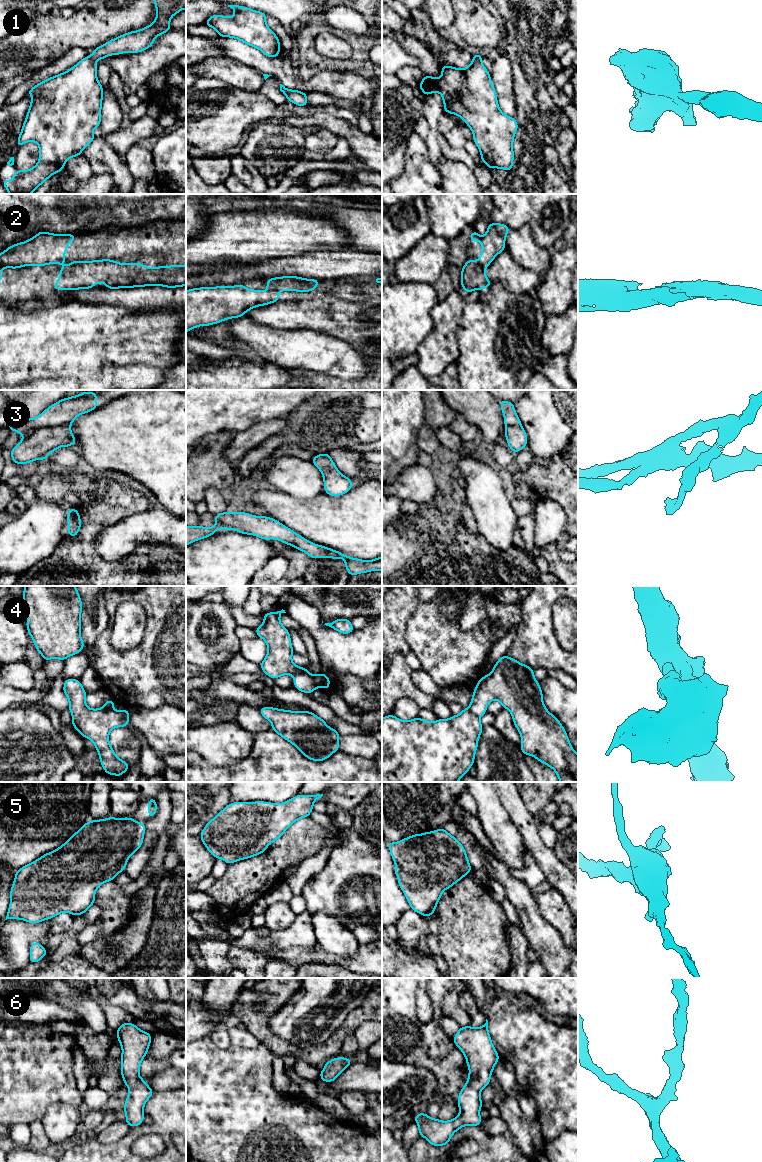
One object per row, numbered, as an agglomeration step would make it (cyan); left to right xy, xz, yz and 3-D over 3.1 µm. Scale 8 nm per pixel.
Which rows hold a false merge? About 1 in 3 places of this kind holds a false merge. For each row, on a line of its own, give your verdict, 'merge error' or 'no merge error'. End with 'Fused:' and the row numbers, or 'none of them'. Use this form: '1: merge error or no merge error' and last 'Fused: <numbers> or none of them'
1: no merge error
2: no merge error
3: no merge error
4: merge error
5: no merge error
6: no merge error
Fused: 4

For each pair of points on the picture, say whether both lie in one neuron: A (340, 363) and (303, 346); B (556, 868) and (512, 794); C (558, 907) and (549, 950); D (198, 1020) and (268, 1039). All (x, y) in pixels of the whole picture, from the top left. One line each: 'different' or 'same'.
A: same
B: same
C: different
D: different

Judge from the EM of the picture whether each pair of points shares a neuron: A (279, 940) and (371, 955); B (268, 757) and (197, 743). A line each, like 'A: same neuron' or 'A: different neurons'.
A: different neurons
B: different neurons

